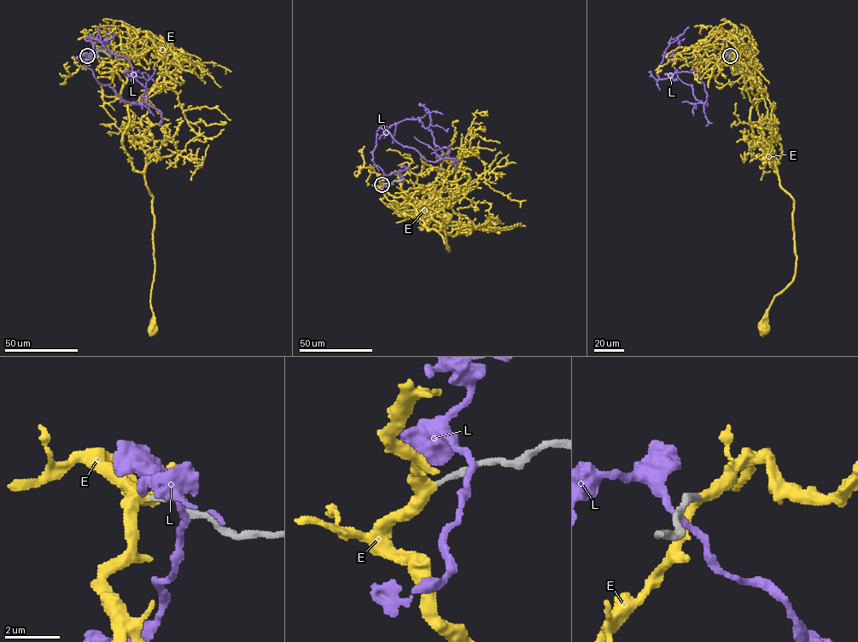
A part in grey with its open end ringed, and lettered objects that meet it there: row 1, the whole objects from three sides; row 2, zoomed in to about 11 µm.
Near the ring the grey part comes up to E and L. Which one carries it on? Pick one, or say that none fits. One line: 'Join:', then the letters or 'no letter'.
Join: E

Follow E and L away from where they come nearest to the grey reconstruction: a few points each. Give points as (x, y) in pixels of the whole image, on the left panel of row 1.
E: (87, 55), (108, 59), (123, 81), (120, 98), (129, 119), (123, 148), (153, 196), (154, 329)
L: (90, 56), (78, 60), (99, 83), (146, 103), (148, 76), (135, 79), (97, 26)

